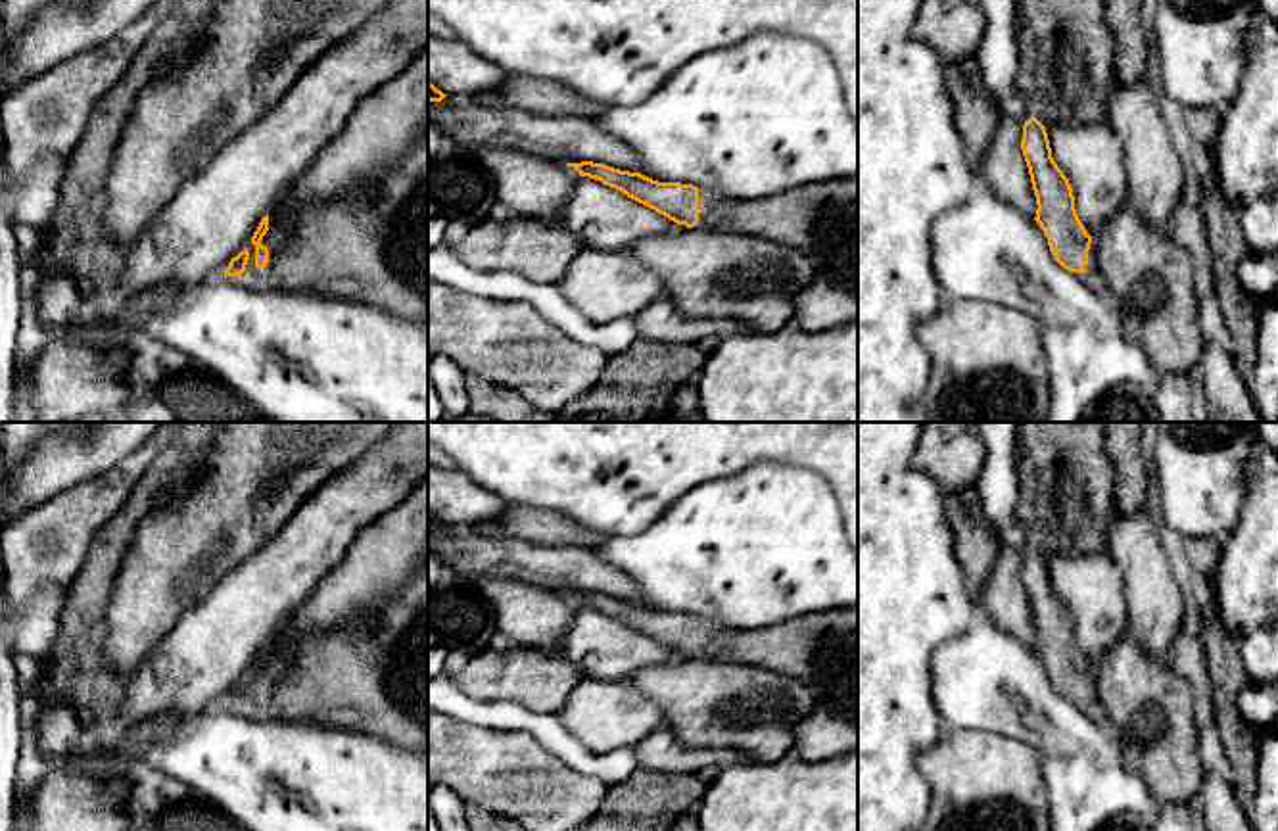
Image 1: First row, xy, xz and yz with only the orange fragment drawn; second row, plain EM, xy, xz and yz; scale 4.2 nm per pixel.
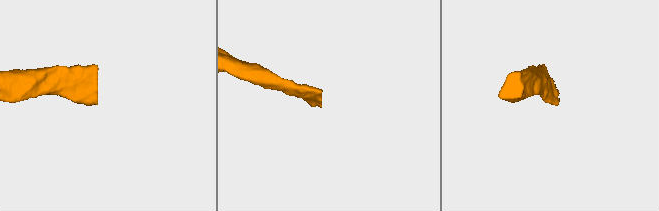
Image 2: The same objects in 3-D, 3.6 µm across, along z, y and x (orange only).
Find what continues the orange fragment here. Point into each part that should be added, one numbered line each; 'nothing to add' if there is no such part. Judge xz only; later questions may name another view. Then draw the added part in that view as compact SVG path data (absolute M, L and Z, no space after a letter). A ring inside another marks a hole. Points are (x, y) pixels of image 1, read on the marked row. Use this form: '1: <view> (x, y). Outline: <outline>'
1: xz (820, 219). Outline: M858 178L810 182L756 200L698 188L693 230L716 228L794 246L816 261L819 280L858 296Z

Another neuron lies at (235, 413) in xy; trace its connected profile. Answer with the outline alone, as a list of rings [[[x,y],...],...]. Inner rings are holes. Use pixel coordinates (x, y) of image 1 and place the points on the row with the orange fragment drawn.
[[[150,330],[130,336],[127,355],[125,422],[272,422],[207,367],[154,338]]]

